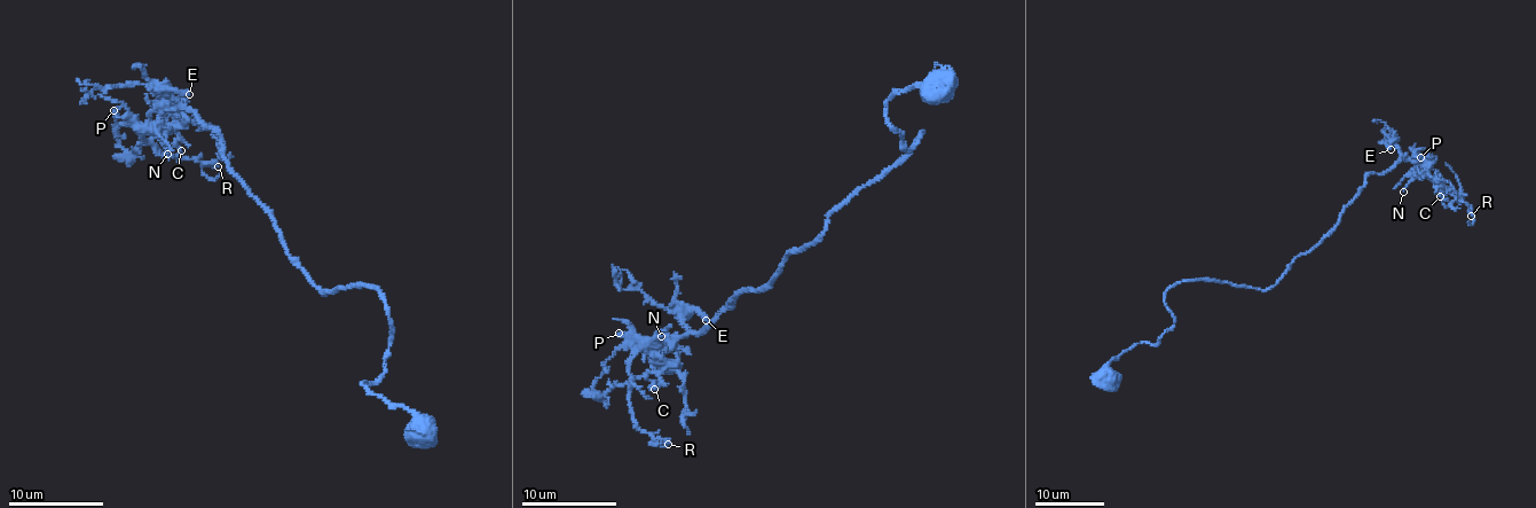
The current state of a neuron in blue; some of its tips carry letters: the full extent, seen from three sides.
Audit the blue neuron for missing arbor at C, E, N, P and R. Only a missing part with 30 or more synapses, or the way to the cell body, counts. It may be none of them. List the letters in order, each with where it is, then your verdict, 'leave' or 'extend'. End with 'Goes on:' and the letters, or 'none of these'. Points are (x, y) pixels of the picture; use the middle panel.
C: place (654, 389); leave
E: place (706, 320); extend
N: place (661, 336); leave
P: place (619, 333); leave
R: place (668, 444); leave
Goes on: E

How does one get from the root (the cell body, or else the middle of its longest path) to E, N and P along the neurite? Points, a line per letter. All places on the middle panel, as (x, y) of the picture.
E: (942, 90), (895, 92), (887, 123), (918, 142), (766, 284), (700, 331), (683, 322), (706, 320)
N: (942, 90), (892, 94), (887, 123), (905, 150), (923, 133), (766, 284), (700, 331), (661, 336)
P: (942, 90), (892, 94), (887, 123), (905, 150), (923, 133), (766, 284), (661, 345), (619, 333)

